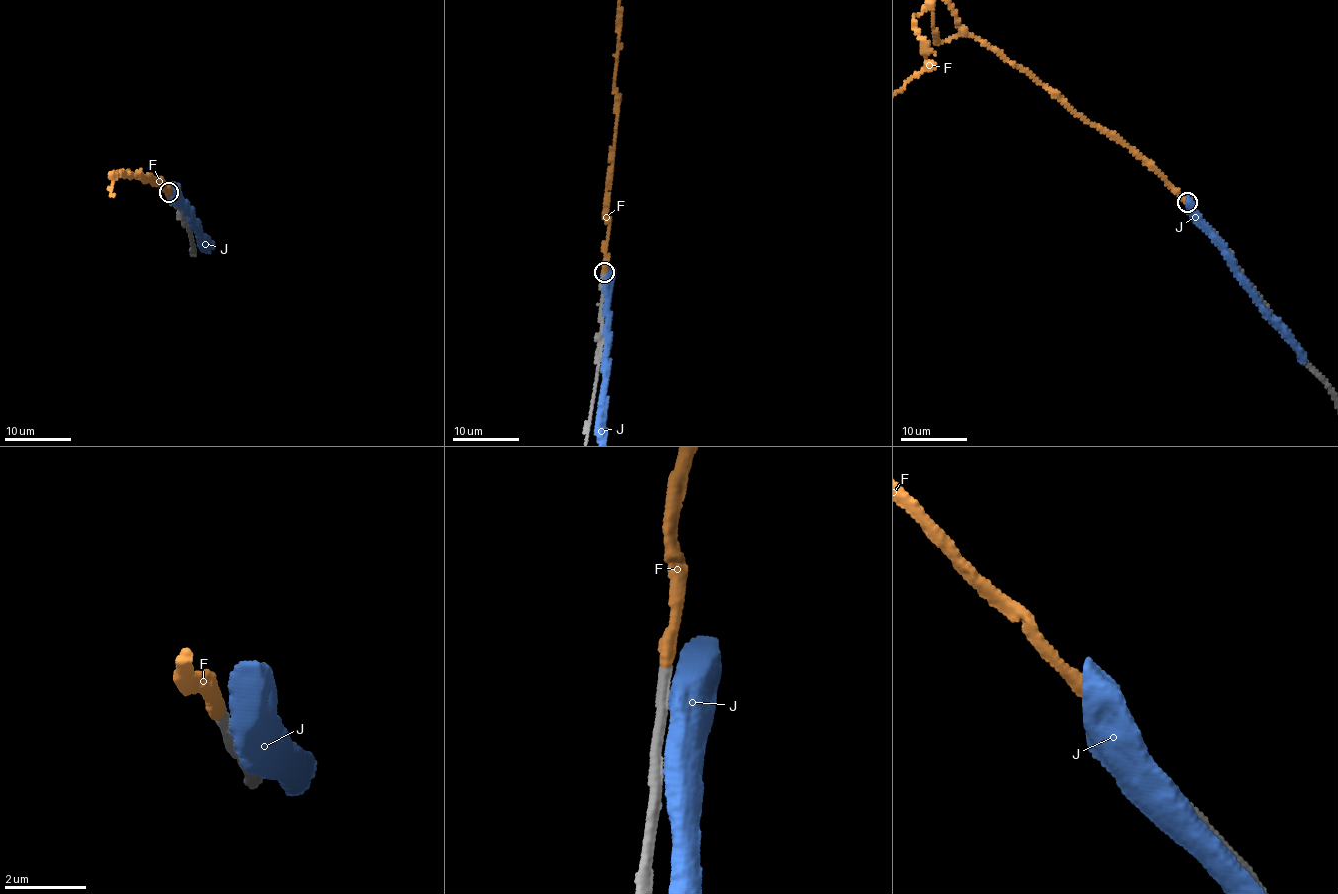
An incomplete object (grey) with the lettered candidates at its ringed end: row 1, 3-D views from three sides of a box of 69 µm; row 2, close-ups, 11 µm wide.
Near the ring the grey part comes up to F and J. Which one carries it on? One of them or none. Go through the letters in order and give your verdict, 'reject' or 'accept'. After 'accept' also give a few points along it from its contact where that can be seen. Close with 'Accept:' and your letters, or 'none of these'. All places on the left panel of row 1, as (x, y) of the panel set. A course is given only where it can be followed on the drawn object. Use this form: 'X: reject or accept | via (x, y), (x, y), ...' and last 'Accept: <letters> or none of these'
F: accept
J: reject
Accept: F

